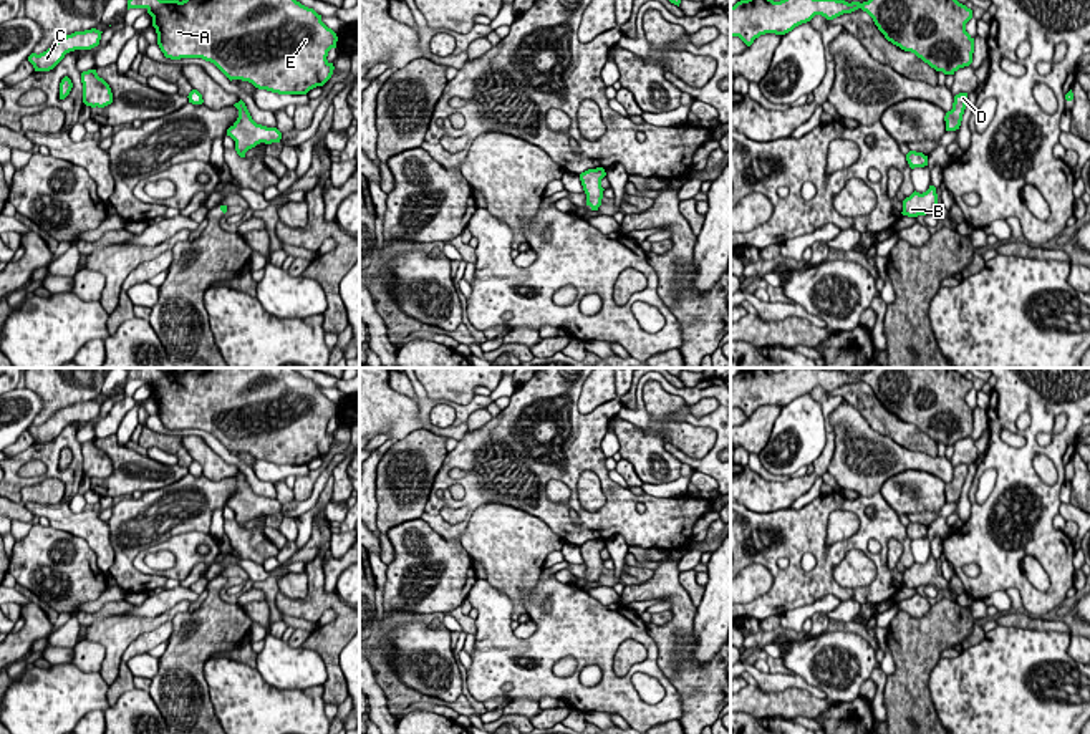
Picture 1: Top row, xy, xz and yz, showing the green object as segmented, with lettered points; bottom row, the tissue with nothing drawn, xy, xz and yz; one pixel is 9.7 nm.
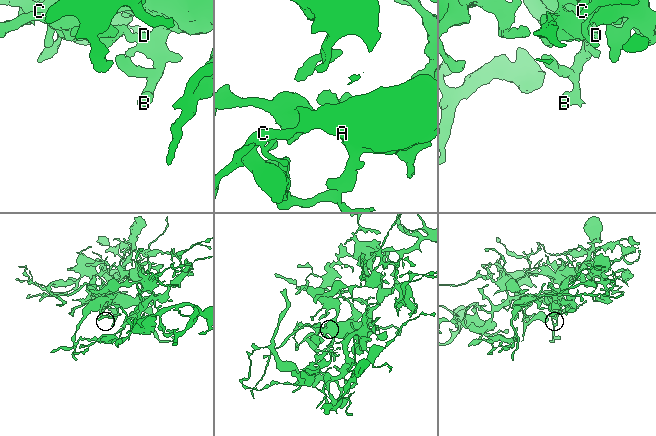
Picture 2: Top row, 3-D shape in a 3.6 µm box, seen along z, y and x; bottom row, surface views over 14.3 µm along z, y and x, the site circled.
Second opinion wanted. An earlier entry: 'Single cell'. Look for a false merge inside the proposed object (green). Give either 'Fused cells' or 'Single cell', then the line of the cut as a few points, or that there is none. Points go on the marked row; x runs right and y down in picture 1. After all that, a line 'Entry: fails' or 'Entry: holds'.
Single cell. No split
Entry: holds

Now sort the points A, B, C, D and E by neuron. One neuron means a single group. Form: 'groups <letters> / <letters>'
groups A B C D E

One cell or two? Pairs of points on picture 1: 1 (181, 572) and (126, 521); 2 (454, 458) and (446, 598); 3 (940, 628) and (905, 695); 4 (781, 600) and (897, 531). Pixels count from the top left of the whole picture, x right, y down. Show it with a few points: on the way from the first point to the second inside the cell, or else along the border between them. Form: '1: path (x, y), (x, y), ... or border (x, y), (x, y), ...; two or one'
1: border (158, 542), (135, 559), (146, 575); two
2: border (421, 517), (443, 537), (459, 544); two
3: path (923, 645), (915, 653), (911, 678); one
4: path (809, 582), (845, 545), (857, 542), (868, 531); one

